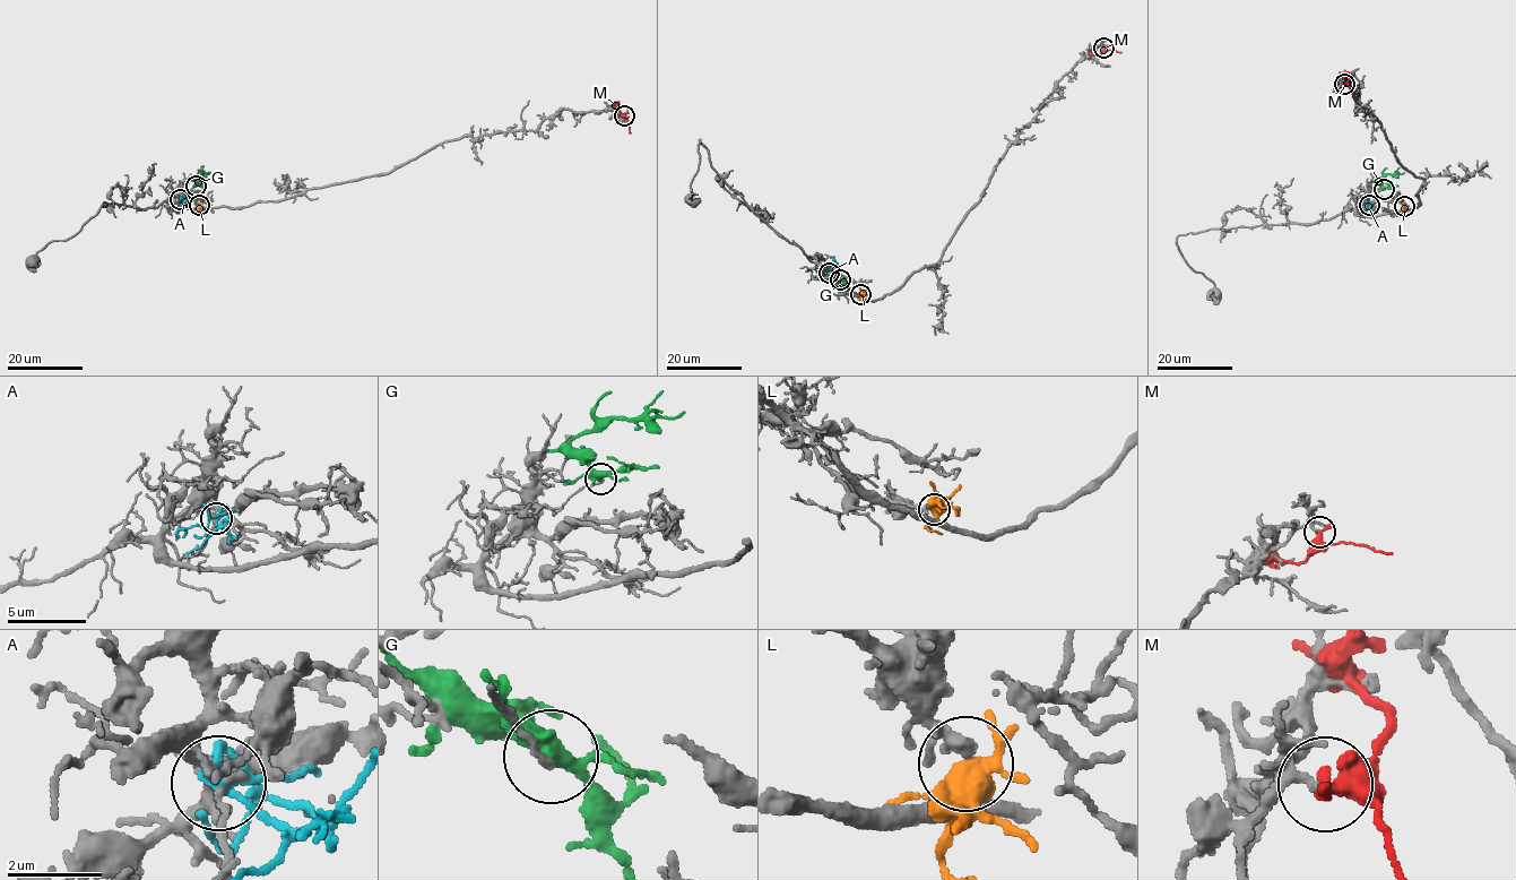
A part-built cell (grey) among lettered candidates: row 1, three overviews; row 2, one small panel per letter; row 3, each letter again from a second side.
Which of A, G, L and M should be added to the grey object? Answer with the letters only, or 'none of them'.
L

